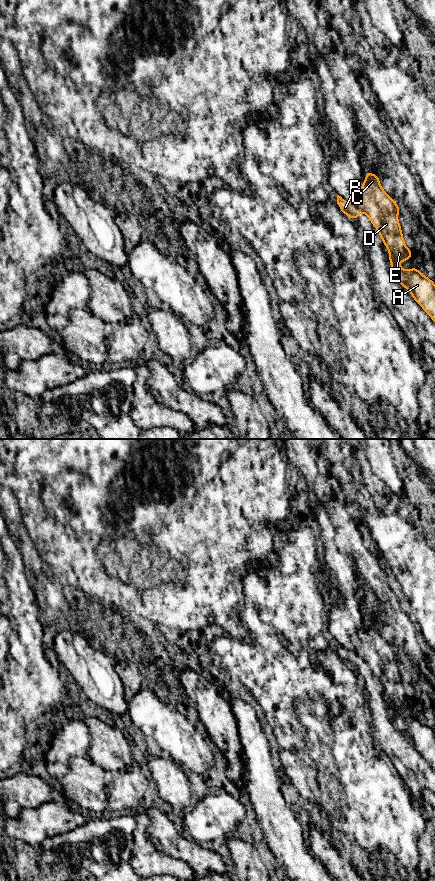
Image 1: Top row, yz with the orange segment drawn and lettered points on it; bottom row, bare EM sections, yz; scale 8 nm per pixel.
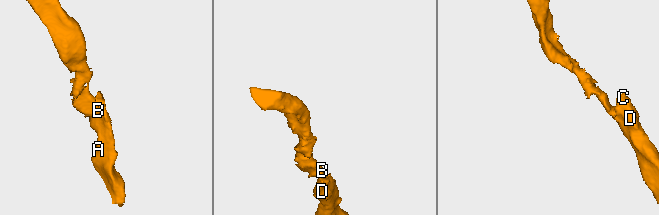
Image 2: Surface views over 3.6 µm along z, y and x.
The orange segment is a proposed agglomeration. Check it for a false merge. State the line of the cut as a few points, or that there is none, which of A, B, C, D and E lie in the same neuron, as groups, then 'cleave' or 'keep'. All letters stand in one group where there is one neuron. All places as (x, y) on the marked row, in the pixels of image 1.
cut yz (353, 203), (358, 208); groups A C D E / B; cleave

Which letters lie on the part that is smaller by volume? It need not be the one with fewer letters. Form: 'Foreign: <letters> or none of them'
Foreign: B

